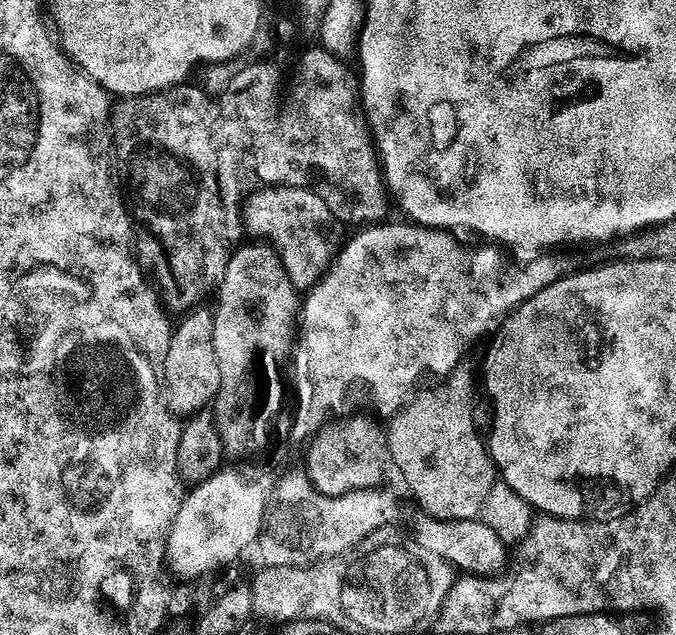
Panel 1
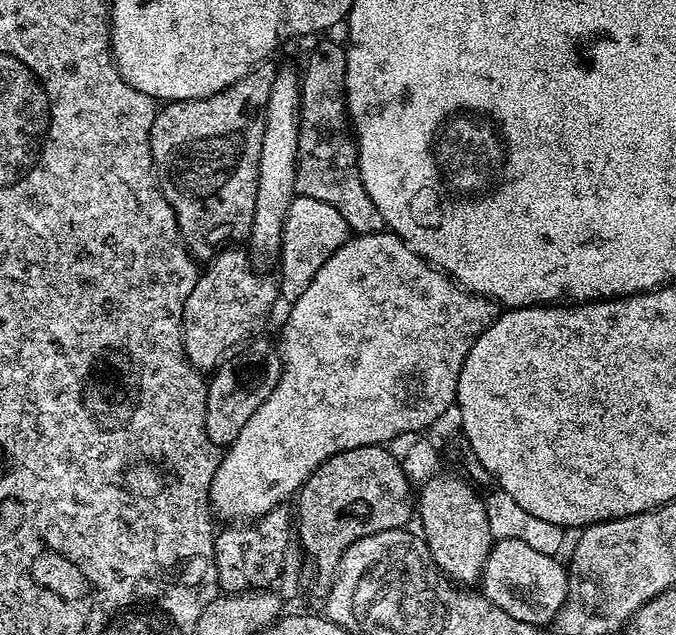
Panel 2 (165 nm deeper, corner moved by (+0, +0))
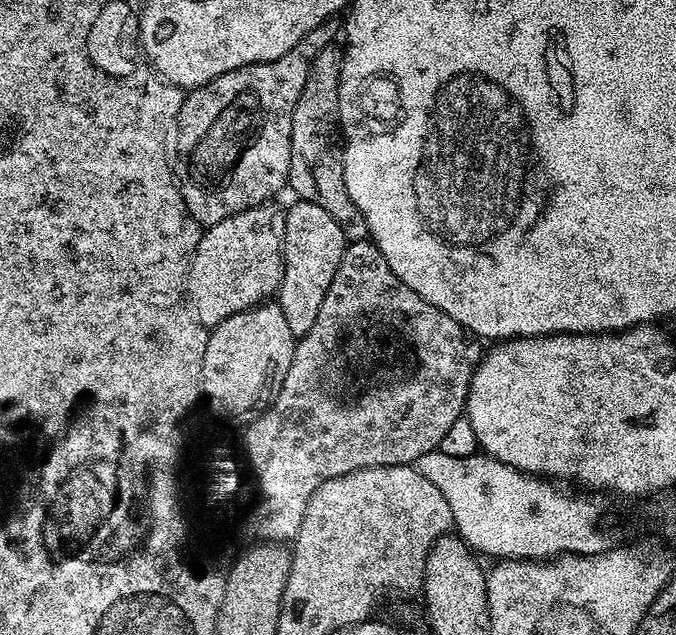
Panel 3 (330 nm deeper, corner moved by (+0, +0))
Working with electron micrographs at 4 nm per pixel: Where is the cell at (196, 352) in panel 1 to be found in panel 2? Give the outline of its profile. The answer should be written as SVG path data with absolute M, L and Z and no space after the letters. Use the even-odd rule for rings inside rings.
M240 246L219 249L207 267L201 271L203 279L199 288L192 293L191 300L188 300L187 309L187 343L184 345L184 354L196 370L215 369L226 353L243 345L253 335L251 332L267 318L272 303L278 297L273 281L271 284L263 280L248 265L248 256Z

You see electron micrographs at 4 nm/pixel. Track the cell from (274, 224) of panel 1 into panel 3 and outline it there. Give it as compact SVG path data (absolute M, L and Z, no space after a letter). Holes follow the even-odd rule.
M297 199L295 203L287 205L284 214L284 273L278 289L278 302L282 306L282 314L286 314L290 334L299 338L307 334L318 318L322 298L326 298L326 290L330 290L330 282L334 278L334 270L338 270L338 262L342 262L346 241L338 222L334 222L334 218L330 218L330 214L322 210L322 206L314 206L314 202L302 199Z

